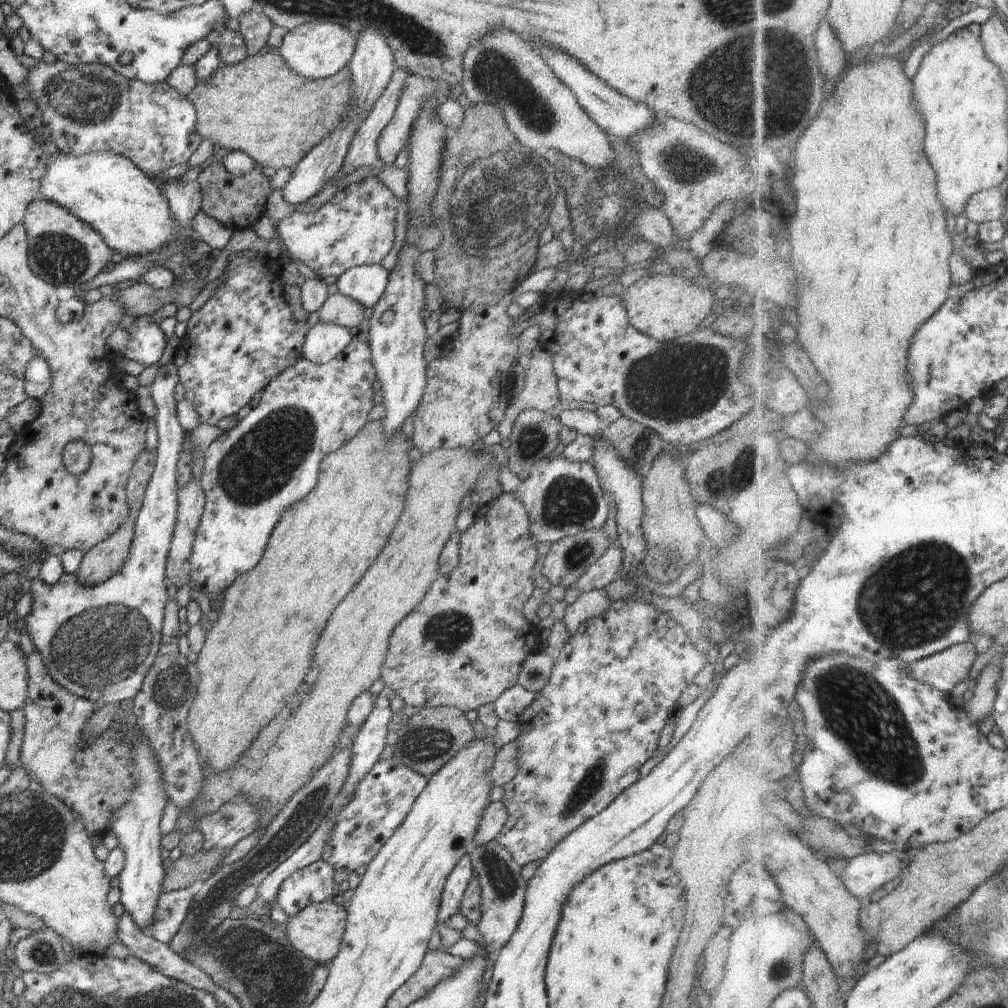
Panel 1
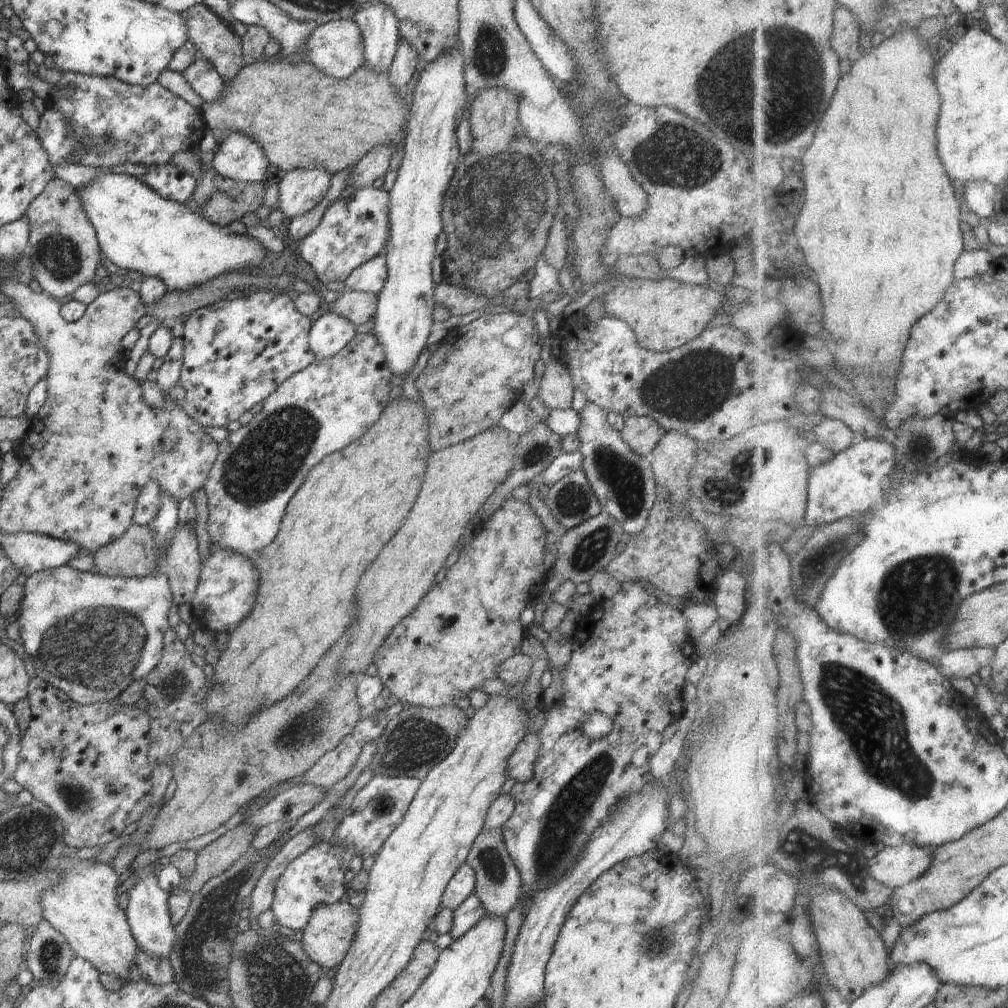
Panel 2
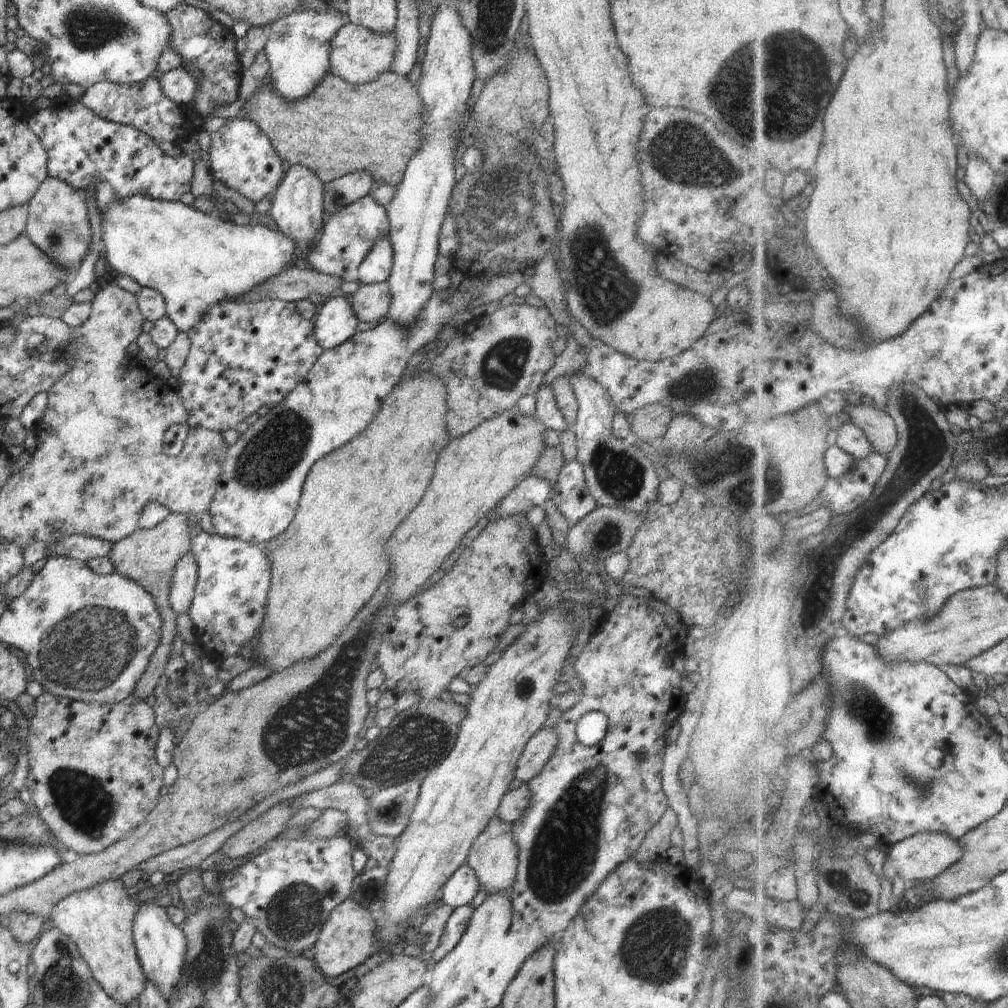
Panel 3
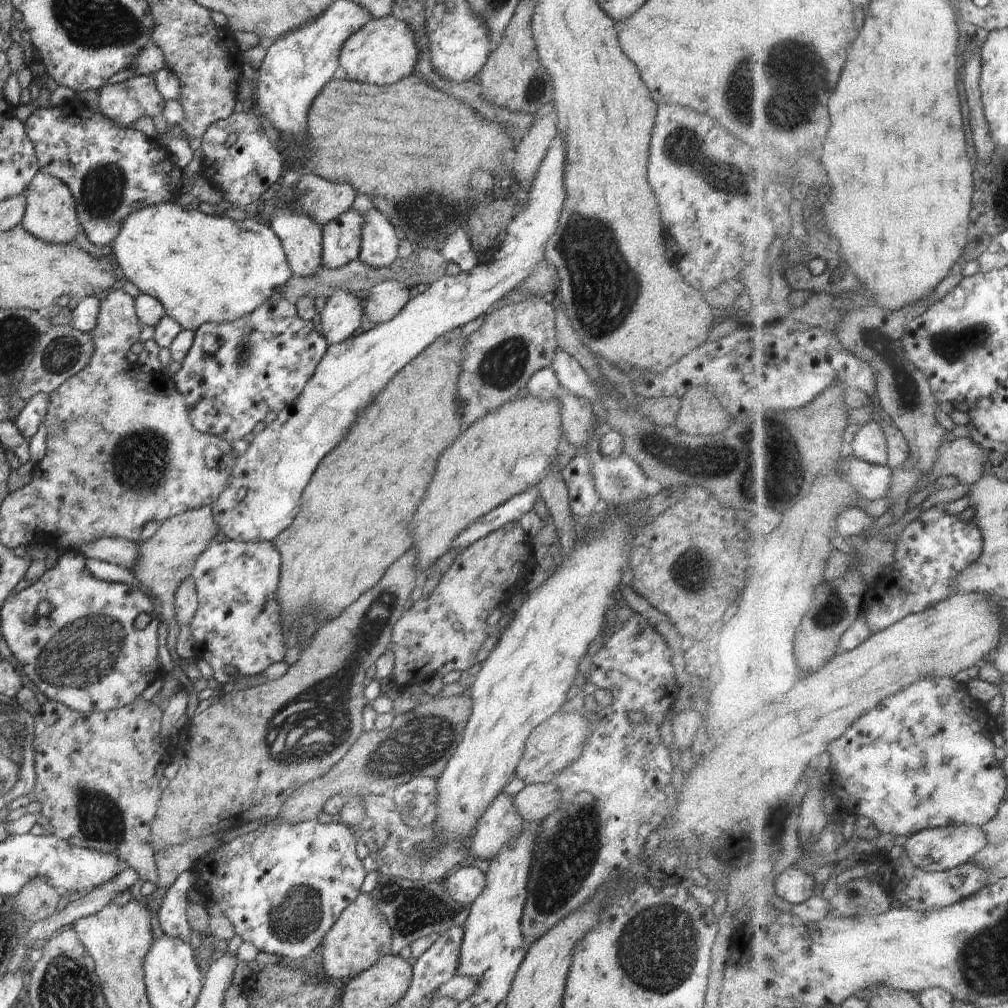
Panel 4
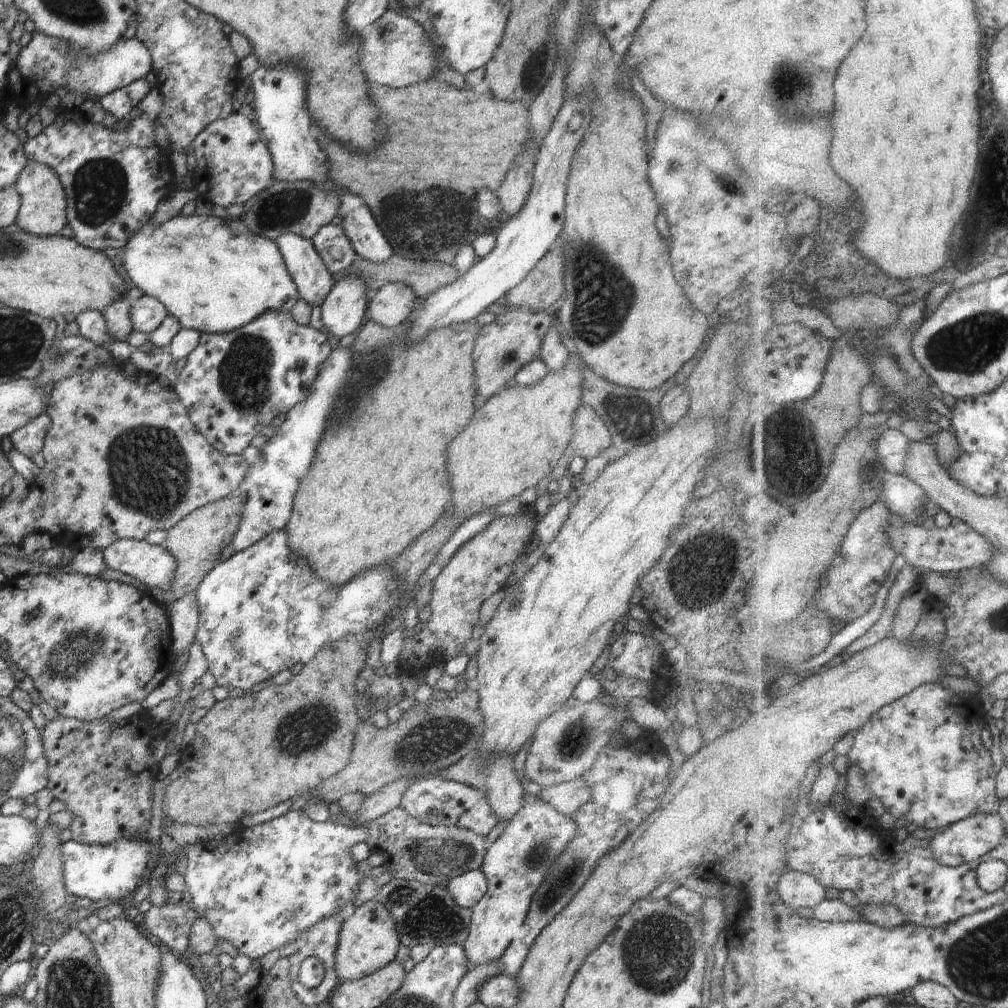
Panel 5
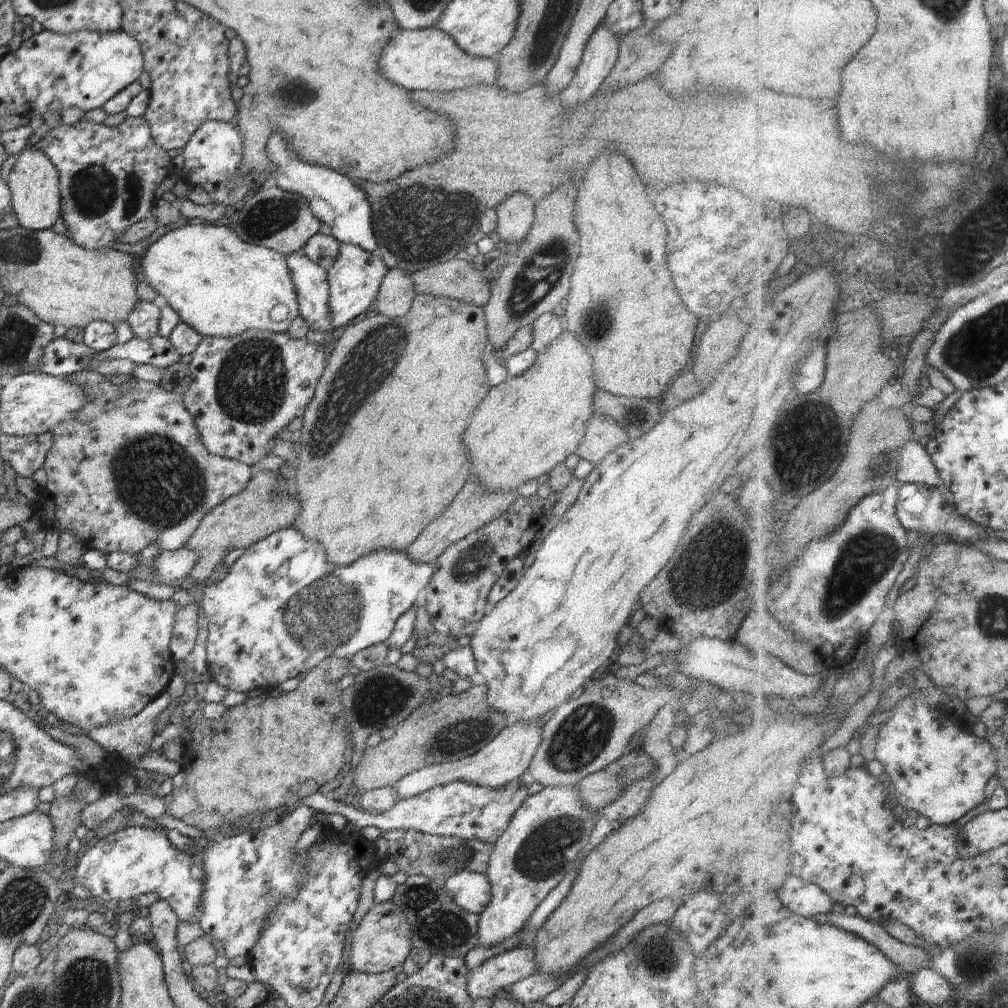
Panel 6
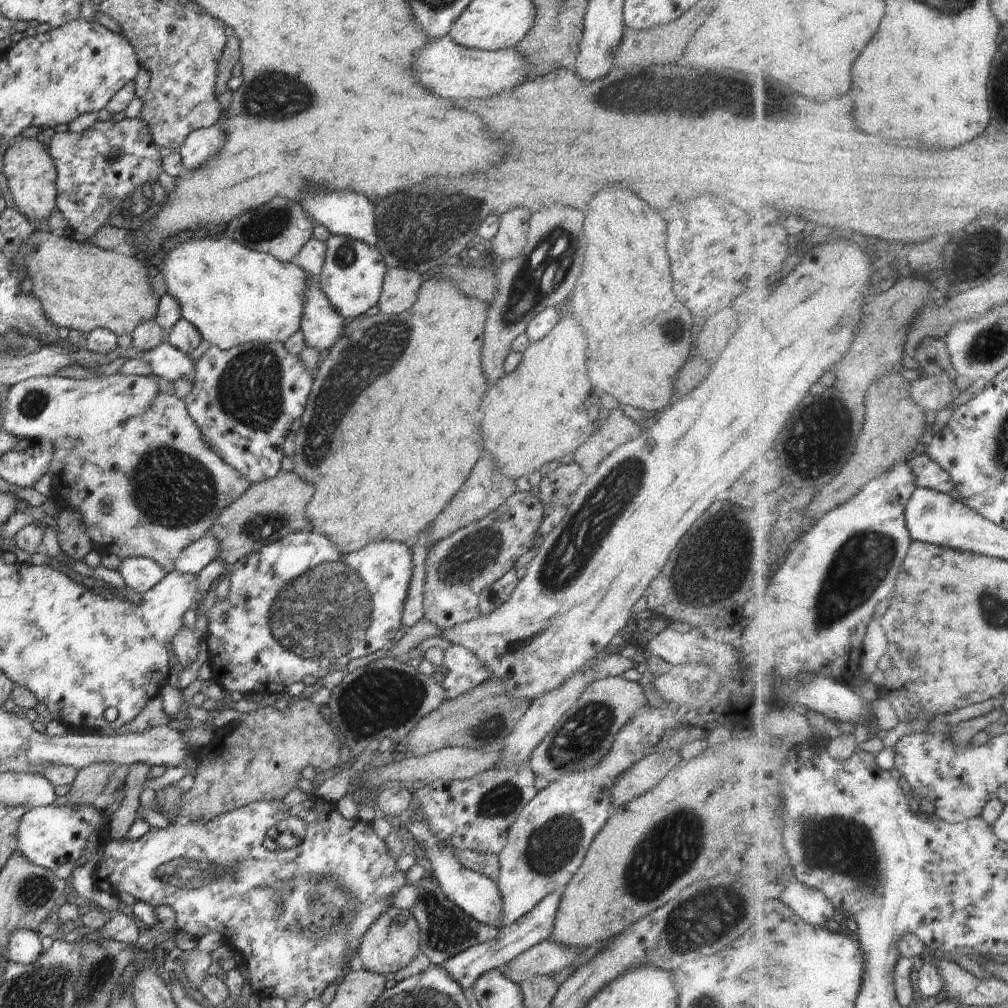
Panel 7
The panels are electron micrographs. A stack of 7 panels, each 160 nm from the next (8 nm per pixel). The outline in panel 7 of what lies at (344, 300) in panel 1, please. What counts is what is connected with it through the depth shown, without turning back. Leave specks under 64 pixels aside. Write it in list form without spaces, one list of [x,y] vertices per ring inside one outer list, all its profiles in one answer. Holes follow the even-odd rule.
[[[388,268],[377,305],[379,313],[397,316],[412,308],[423,280],[423,276],[412,270]]]

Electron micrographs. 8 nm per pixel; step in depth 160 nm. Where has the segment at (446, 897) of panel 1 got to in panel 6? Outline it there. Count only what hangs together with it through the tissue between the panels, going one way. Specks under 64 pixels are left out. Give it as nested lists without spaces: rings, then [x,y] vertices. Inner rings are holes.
[[[462,871],[445,878],[441,885],[452,902],[478,916],[490,902],[491,884],[485,874]]]

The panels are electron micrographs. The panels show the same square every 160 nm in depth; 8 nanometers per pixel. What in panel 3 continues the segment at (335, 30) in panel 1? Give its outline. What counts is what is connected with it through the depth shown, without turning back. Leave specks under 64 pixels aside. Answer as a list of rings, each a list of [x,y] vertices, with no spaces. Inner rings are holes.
[[[346,23],[332,38],[330,46],[330,72],[337,74],[346,82],[359,85],[372,82],[382,73],[391,70],[397,49],[397,40],[394,32],[375,33],[368,30],[364,25]]]

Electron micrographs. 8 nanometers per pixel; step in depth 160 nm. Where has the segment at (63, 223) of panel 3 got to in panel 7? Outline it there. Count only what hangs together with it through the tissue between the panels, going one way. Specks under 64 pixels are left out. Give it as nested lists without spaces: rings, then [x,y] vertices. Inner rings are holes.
[[[17,139],[3,153],[3,173],[16,206],[30,221],[48,221],[57,210],[57,171],[44,143],[41,140]]]

